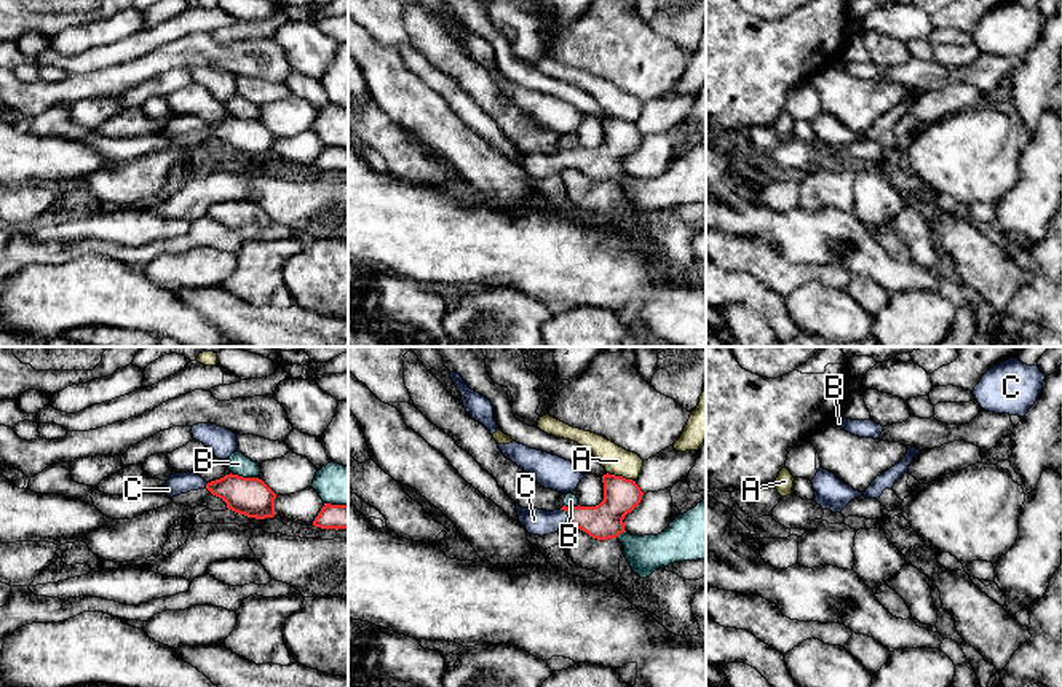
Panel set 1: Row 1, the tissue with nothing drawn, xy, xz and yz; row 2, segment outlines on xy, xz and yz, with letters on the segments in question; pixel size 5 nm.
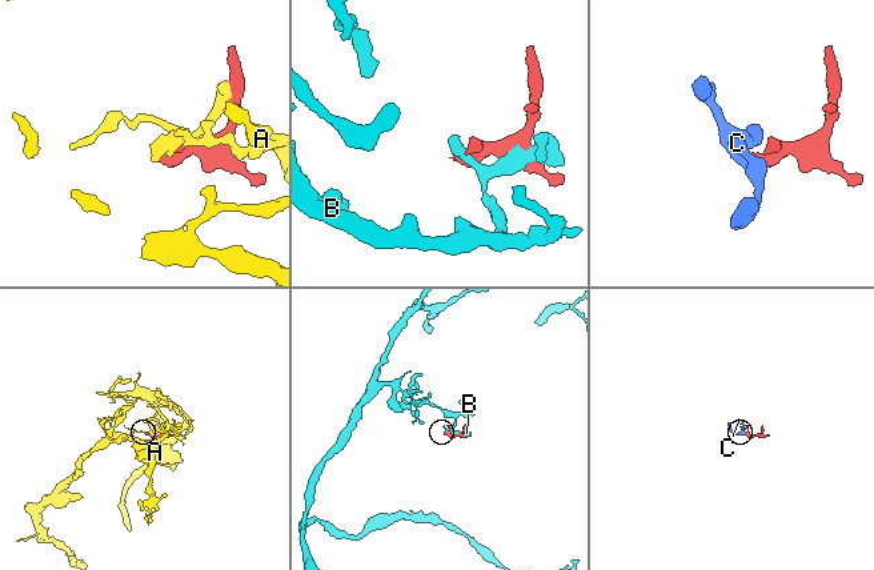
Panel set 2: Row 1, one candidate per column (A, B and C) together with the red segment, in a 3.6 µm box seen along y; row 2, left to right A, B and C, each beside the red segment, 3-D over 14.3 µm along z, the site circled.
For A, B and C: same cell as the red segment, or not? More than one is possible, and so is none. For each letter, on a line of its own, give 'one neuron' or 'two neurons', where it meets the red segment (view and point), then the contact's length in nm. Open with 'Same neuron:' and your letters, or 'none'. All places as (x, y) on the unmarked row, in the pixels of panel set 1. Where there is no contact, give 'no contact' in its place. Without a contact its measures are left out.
Same neuron: C
A: two neurons | xz (622, 119) | 150 nm
B: two neurons | xy (245, 120) | 150 nm
C: one neuron | xz (567, 160) | 100 nm

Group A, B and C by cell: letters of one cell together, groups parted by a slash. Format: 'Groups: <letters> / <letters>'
Groups: A / B / C

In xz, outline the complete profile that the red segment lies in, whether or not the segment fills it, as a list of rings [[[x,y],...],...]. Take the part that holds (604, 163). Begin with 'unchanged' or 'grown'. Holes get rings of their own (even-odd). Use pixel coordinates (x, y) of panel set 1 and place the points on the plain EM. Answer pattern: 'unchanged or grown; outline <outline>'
grown; outline [[[604,117],[604,142],[596,149],[562,149],[546,153],[522,150],[516,144],[519,165],[530,177],[549,177],[562,169],[577,169],[597,182],[616,181],[624,173],[624,158],[642,142],[644,134],[632,121]]]

